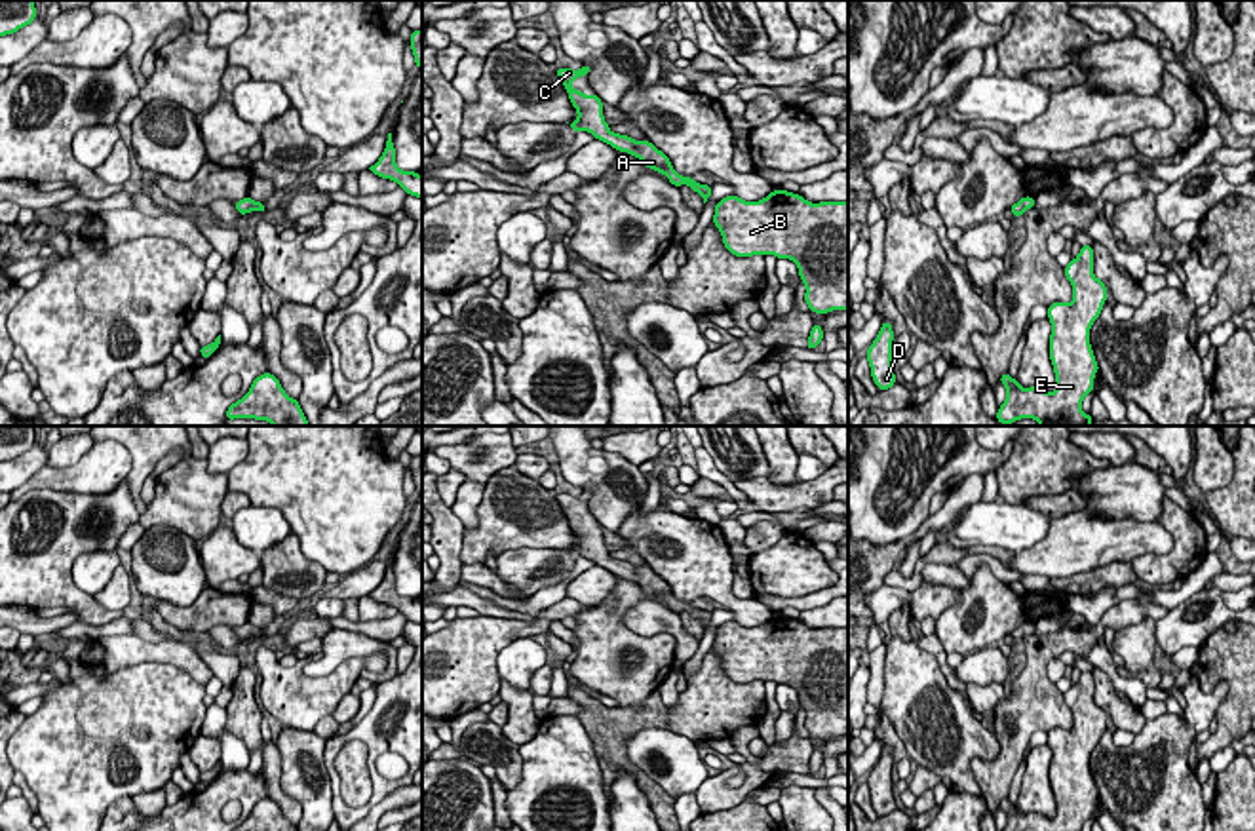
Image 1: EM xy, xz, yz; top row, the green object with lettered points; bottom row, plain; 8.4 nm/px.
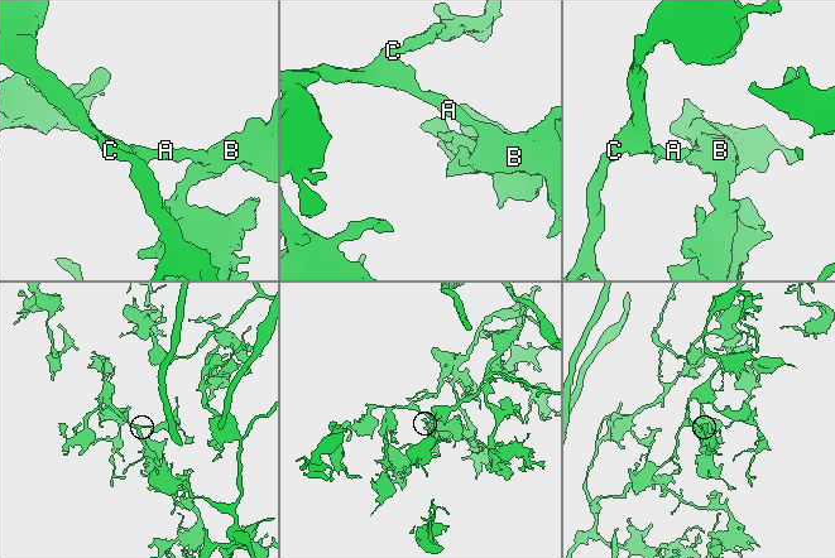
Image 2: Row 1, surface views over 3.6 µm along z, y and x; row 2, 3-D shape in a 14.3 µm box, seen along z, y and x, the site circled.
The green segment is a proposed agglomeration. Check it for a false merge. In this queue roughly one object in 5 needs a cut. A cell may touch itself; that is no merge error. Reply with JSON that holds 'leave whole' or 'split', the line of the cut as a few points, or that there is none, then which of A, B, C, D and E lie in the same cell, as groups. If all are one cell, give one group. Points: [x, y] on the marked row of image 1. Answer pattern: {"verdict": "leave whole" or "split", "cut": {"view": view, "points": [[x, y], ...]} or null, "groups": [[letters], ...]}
{"verdict": "leave whole", "cut": null, "groups": [["A", "B", "C", "D", "E"]]}

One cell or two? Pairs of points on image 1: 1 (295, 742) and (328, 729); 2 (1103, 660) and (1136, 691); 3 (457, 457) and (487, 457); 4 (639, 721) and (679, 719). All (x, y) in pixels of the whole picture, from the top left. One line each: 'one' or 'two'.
1: two
2: one
3: one
4: two

